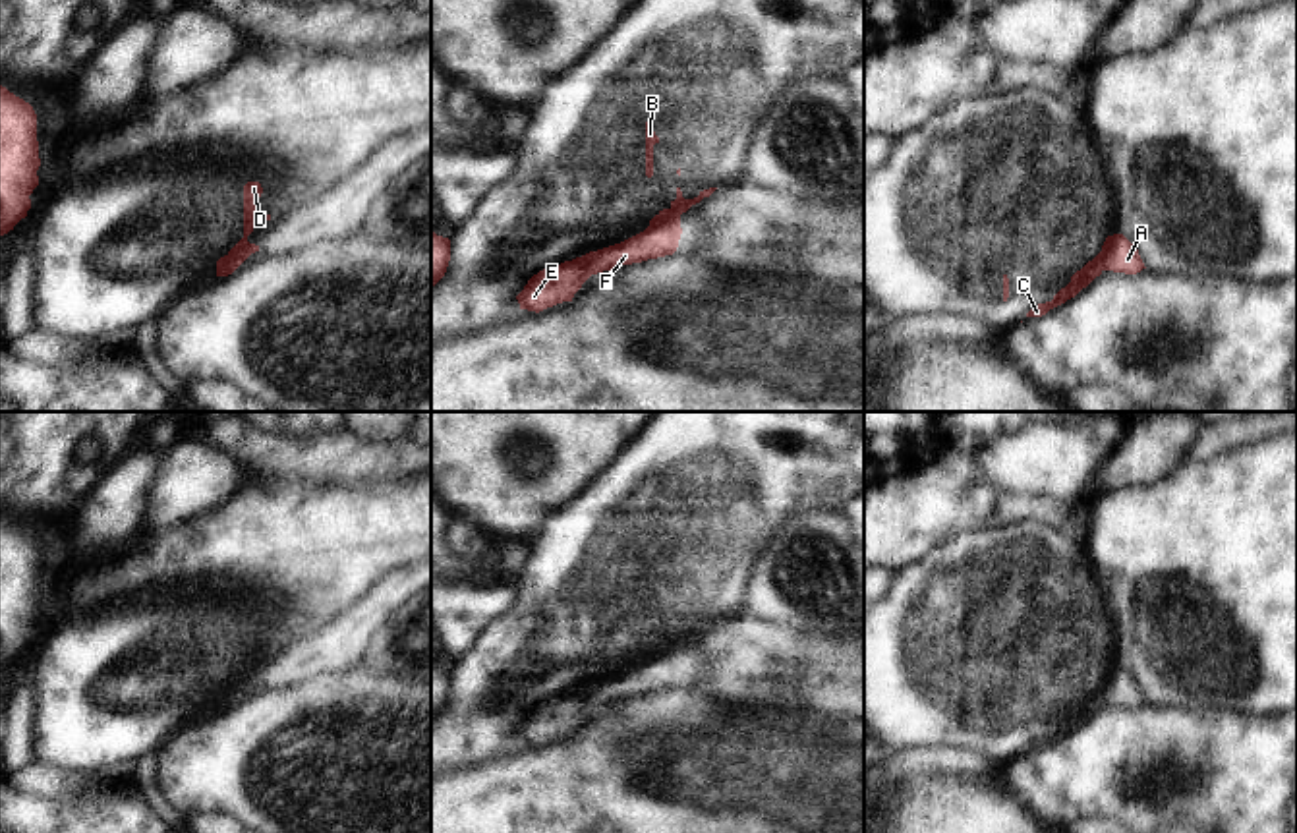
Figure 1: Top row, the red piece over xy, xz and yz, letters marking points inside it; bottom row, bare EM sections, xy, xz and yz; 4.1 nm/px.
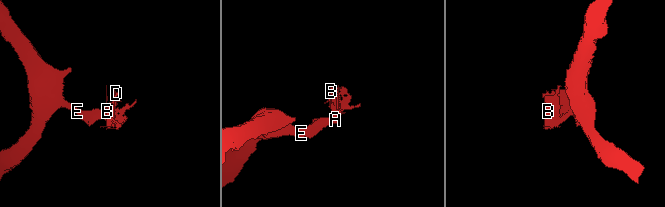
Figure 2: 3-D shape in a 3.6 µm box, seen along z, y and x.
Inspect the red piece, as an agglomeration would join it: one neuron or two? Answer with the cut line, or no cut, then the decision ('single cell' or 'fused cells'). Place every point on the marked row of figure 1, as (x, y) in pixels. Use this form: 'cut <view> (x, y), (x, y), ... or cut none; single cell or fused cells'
cut yz (1114, 236), (1102, 256), (1102, 269); fused cells

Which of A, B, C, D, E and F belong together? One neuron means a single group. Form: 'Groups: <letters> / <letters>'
Groups: A E F / B C D

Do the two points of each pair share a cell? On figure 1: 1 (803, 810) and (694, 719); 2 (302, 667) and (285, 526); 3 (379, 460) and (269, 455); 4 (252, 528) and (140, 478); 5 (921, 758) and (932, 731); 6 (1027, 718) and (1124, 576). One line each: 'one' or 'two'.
1: one
2: one
3: one
4: two
5: two
6: two

